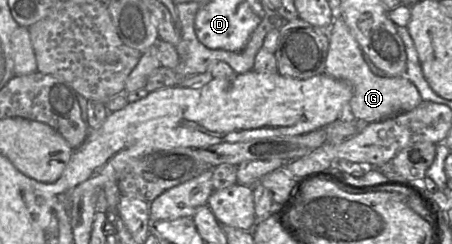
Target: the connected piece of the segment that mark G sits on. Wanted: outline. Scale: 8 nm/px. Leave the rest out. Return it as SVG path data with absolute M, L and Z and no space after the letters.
M336 16L330 26L328 39L325 73L351 86L353 96L347 112L350 116L366 124L377 122L398 113L410 111L423 101L416 86L405 76L379 77L371 72L364 60L364 53L340 16Z

